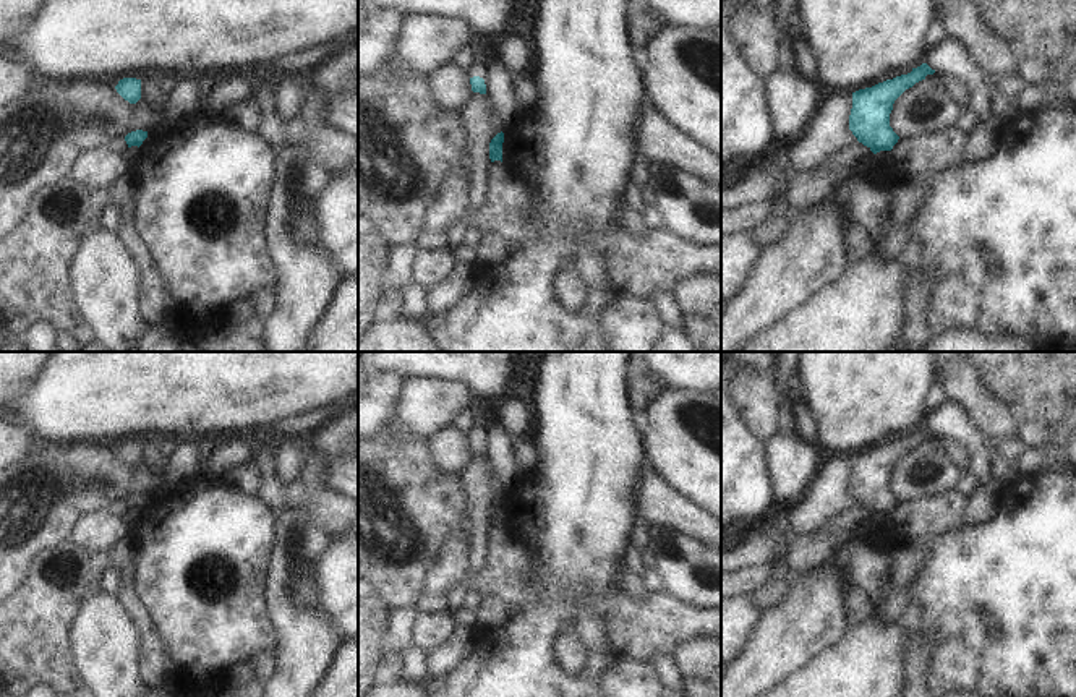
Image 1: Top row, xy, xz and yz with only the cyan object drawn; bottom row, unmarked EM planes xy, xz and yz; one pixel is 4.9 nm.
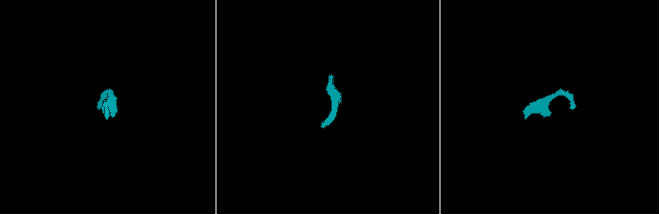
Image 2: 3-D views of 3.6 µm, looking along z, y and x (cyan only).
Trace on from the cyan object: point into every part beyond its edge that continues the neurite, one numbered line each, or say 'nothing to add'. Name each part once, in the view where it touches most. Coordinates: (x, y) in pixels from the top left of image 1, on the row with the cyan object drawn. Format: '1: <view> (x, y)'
1: xz (477, 68)

